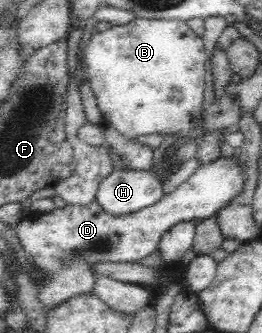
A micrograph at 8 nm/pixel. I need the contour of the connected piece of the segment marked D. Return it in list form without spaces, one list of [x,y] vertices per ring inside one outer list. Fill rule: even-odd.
[[[237,153],[217,156],[172,193],[163,196],[157,203],[129,215],[107,215],[96,201],[89,205],[67,205],[47,213],[32,211],[16,223],[16,232],[21,246],[35,266],[43,281],[35,281],[40,287],[40,300],[47,312],[64,299],[91,292],[95,273],[90,267],[95,262],[131,263],[159,249],[161,237],[180,221],[207,219],[216,216],[221,208],[235,201],[245,187],[246,167]]]

